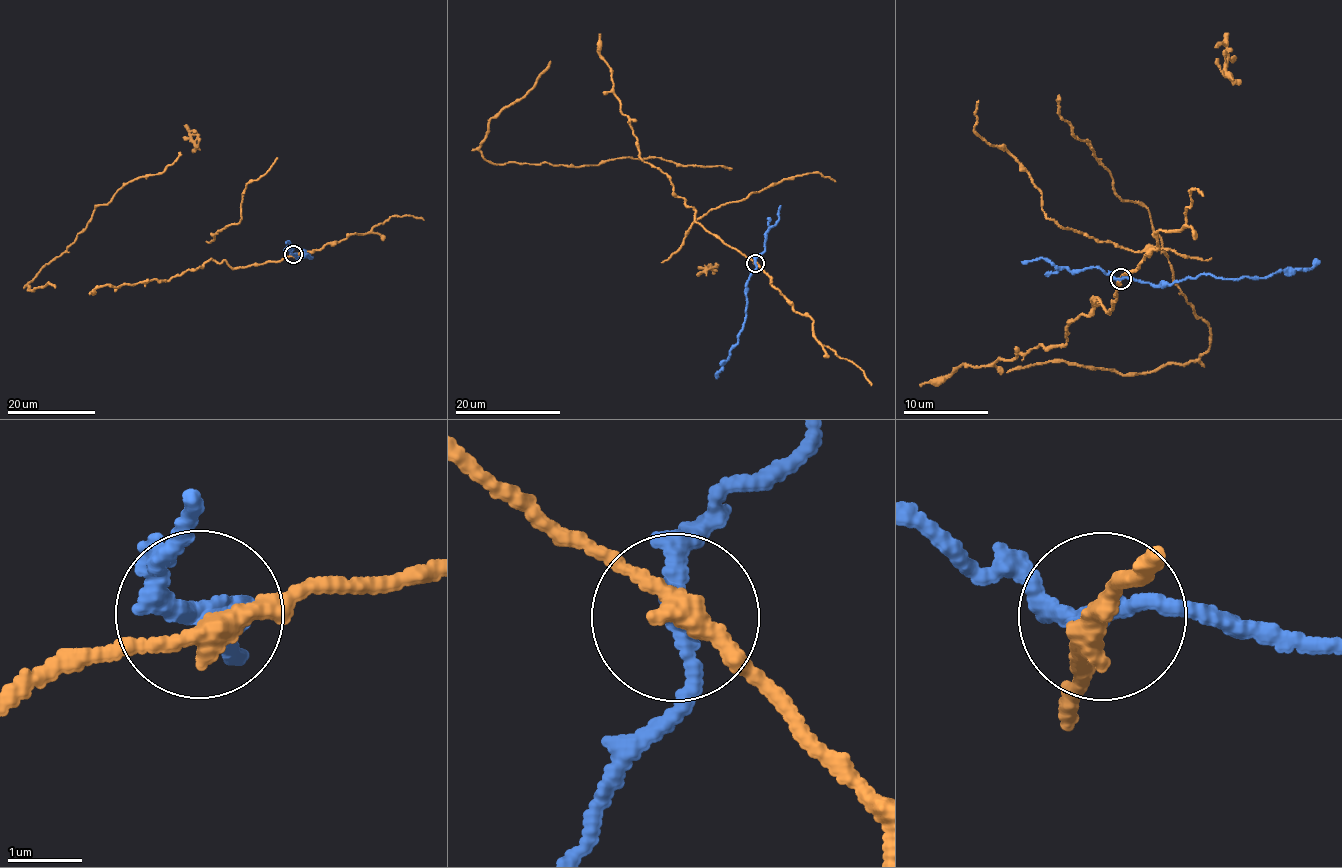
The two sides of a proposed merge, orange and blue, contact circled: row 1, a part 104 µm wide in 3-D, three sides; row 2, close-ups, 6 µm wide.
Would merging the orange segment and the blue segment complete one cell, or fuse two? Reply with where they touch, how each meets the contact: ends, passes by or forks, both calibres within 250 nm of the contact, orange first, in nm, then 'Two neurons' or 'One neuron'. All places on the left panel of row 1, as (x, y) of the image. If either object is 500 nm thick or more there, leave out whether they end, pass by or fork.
Place: (293, 254). At the ring orange passes by. At the ring blue passes by. Thickness 280 nm (orange) against 200 nm. Two neurons

